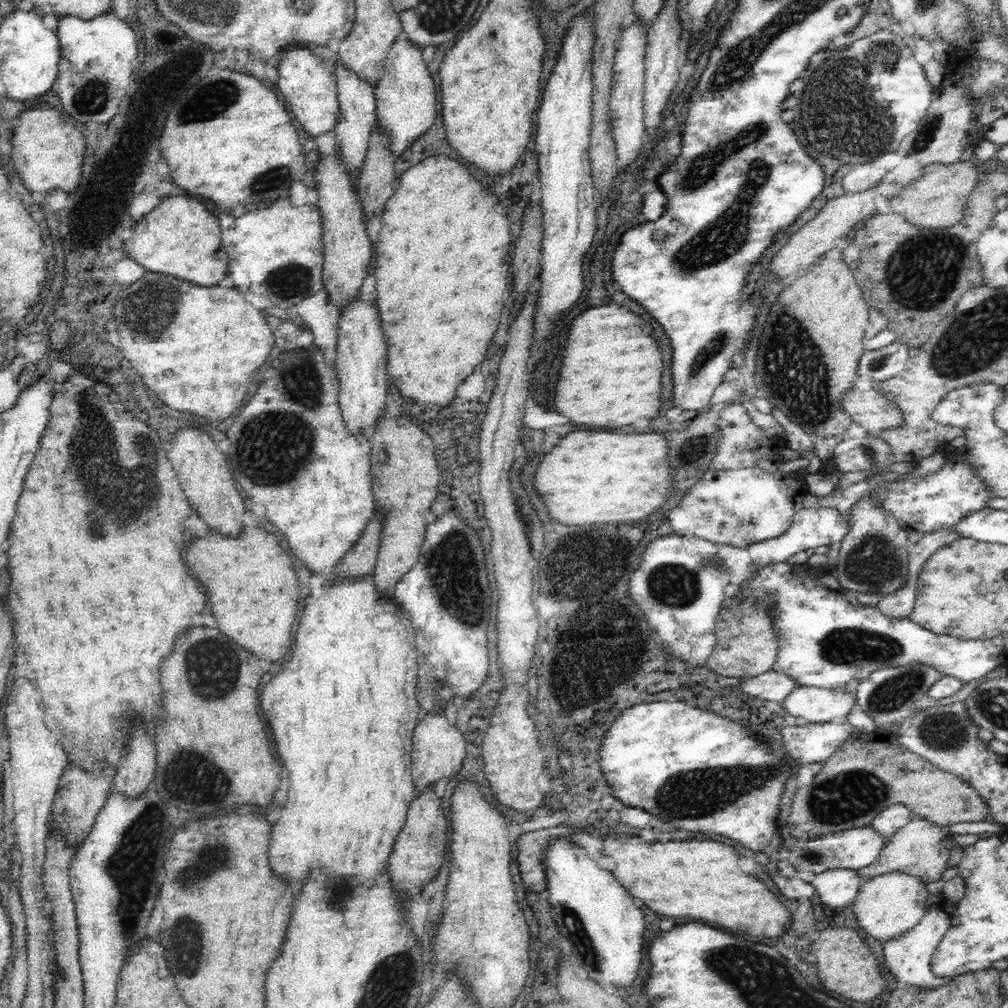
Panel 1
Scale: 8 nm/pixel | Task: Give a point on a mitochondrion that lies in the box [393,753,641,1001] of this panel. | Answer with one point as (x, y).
(574, 928)

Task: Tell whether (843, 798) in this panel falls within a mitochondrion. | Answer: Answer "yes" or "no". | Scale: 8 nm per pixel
yes

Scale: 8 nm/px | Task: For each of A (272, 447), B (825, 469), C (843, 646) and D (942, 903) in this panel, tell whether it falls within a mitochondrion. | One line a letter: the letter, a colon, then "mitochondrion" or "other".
A: mitochondrion
B: other
C: mitochondrion
D: other

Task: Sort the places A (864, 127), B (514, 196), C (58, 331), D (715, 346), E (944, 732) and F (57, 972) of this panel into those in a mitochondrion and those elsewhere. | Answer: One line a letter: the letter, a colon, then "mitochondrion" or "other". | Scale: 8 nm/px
A: mitochondrion
B: other
C: other
D: mitochondrion
E: mitochondrion
F: other

